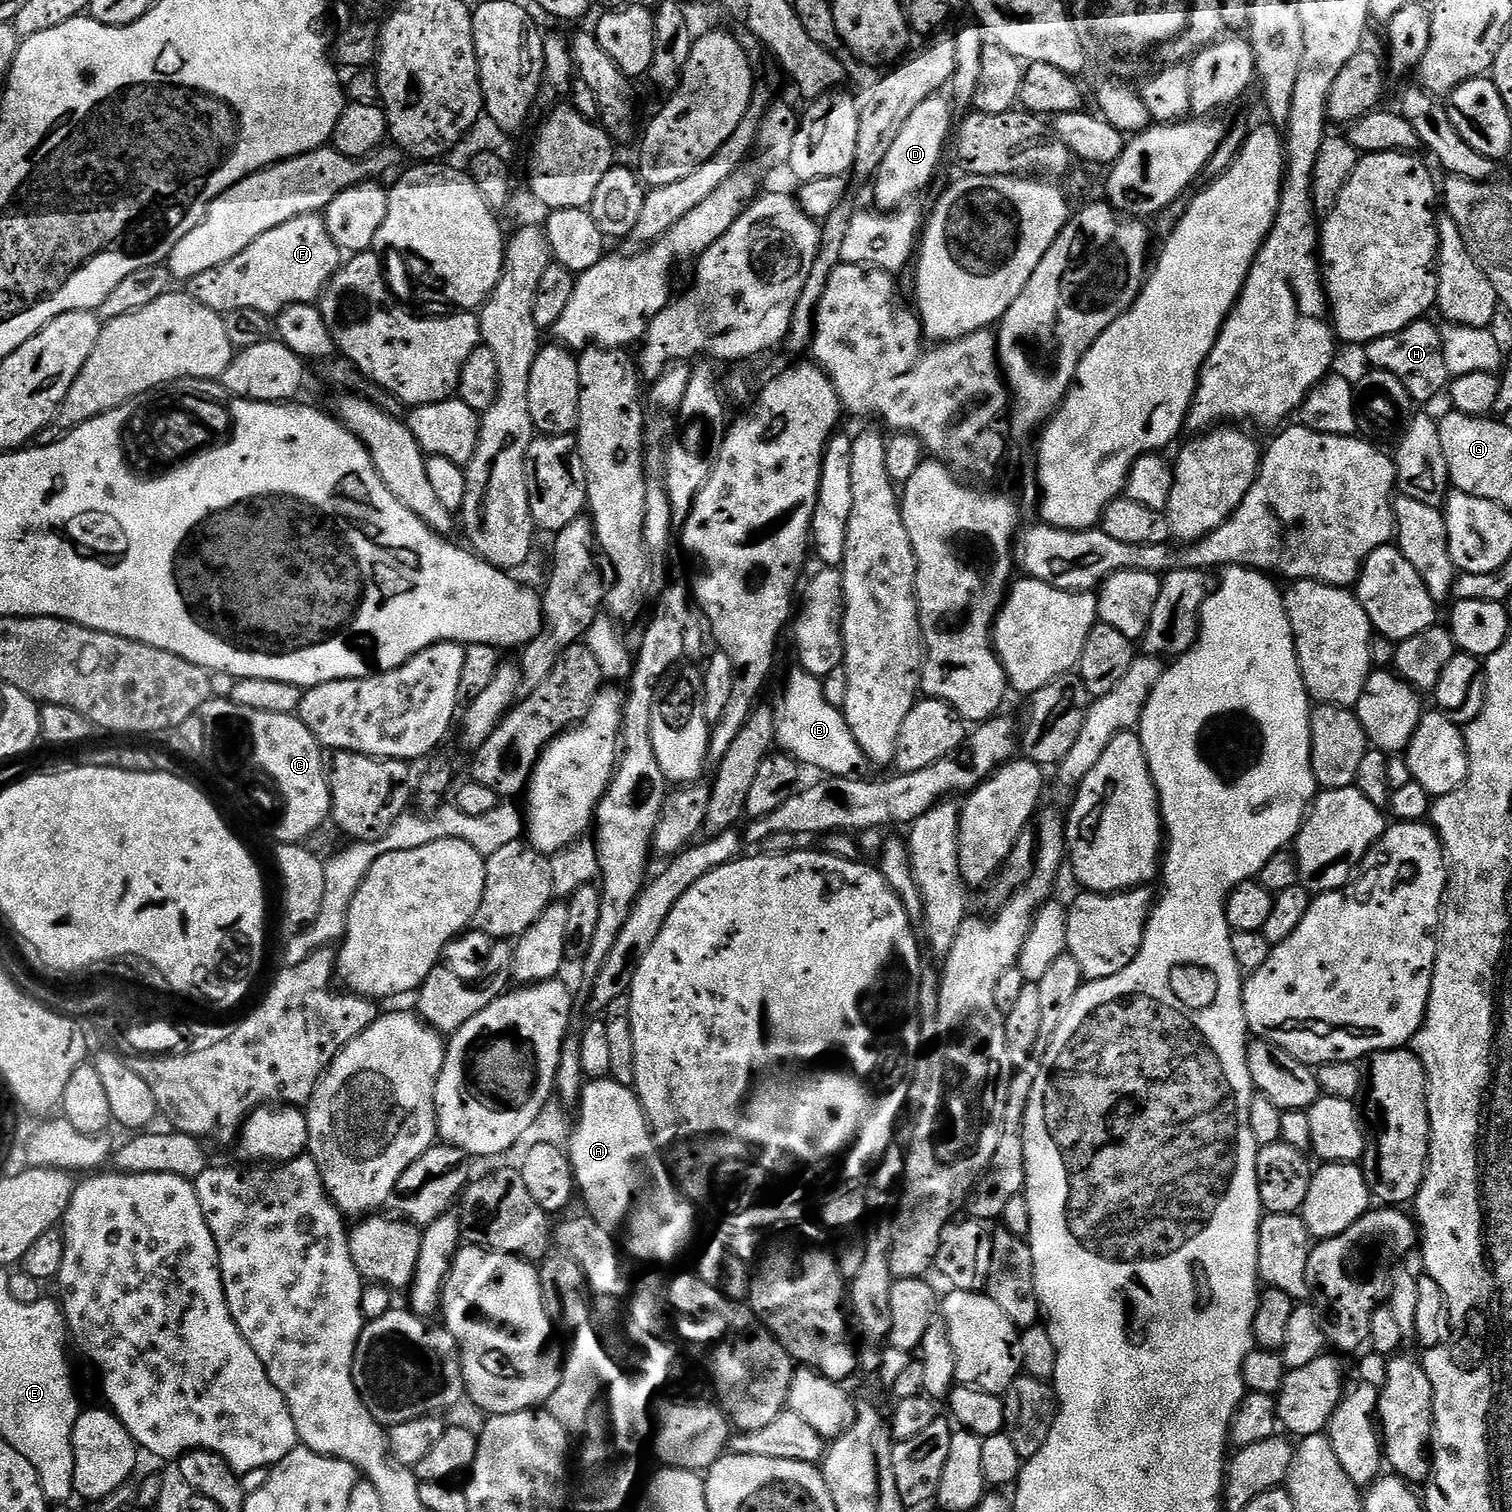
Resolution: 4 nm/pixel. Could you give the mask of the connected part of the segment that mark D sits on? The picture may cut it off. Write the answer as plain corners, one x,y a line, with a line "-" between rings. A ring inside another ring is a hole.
937,94
926,98
926,102
922,102
922,106
918,106
918,110
914,110
914,114
910,114
910,119
902,125
902,131
898,134
898,139
890,145
890,151
887,152
886,158
882,158
882,166
874,177
874,204
877,209
883,210
885,213
895,212
898,208
903,208
912,200
932,179
936,176
936,171
940,168
940,159
944,156
944,147
949,147
950,137
954,132
954,124
952,128
952,116
954,117
954,104
947,95

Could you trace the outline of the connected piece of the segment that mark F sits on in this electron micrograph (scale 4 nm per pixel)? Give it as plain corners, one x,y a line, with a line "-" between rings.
307,212
298,218
290,218
290,222
282,222
282,226
274,226
274,230
266,230
262,238
254,238
254,242
250,242
242,254
230,258
230,262
222,262
222,266
214,266
214,270
198,274
198,278
190,282
190,294
200,300
202,306
221,314
230,310
262,310
262,314
275,317
291,304
316,304
319,296
325,295
328,283
341,263
341,250
334,238
330,238
323,215

